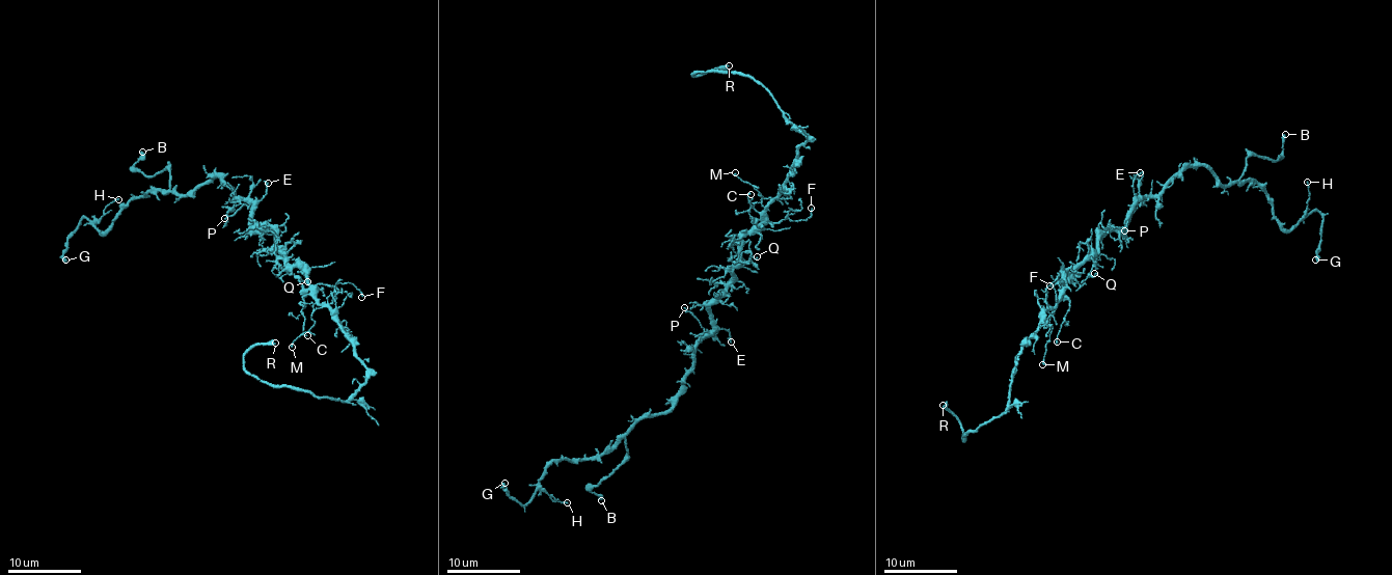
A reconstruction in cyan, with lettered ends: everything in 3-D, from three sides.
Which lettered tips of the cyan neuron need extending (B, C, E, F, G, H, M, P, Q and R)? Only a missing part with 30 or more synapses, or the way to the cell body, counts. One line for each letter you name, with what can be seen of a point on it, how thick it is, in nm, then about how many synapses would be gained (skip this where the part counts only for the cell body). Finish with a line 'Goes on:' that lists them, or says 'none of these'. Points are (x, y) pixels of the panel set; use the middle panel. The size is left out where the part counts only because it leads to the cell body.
R: Place: (729, 65). Thickness 280 nm
Goes on: R

